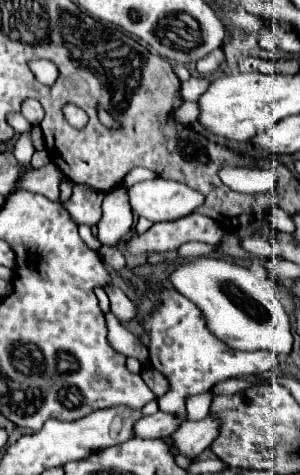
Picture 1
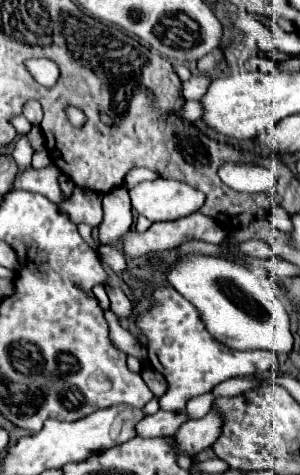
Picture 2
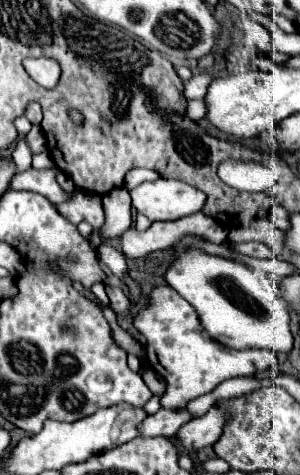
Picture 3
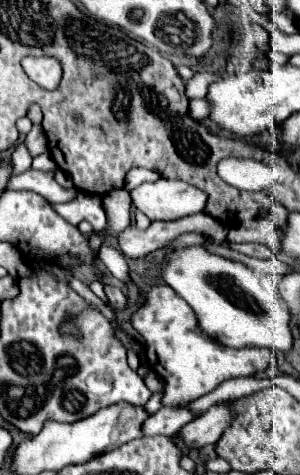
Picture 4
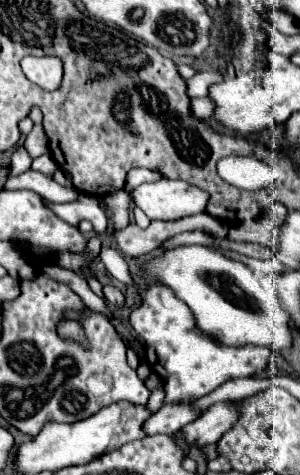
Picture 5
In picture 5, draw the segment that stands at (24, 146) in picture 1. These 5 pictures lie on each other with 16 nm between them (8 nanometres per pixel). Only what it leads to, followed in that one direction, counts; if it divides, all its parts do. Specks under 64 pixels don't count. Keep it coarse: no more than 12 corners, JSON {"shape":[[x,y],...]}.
{"shape":[[24,146],[12,154],[10,176],[30,170],[32,158]]}

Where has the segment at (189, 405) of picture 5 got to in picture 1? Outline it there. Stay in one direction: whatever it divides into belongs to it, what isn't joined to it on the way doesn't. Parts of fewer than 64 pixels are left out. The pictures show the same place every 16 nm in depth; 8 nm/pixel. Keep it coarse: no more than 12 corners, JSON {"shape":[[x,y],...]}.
{"shape":[[158,410],[134,426],[138,438],[168,438],[184,418]]}

